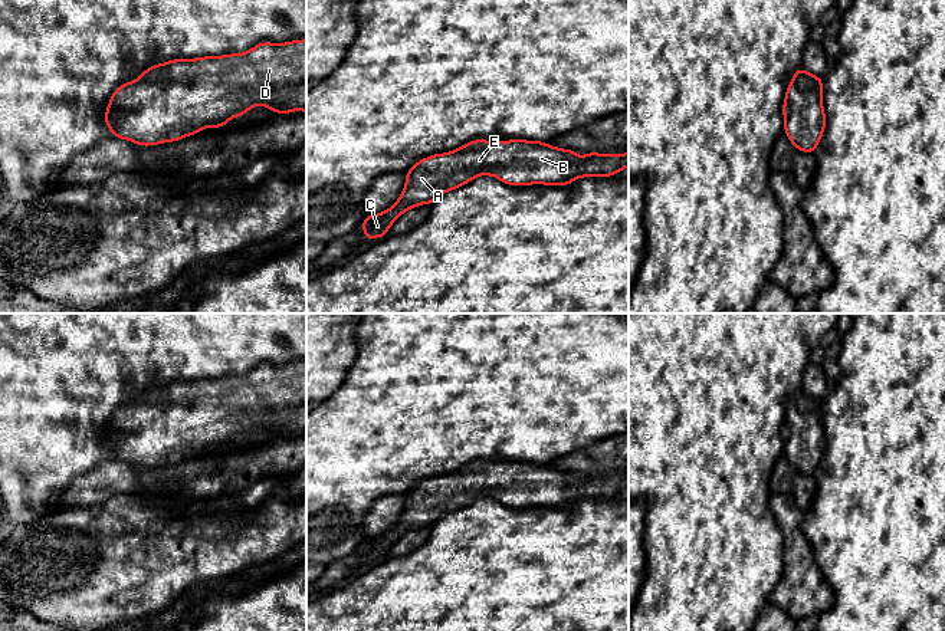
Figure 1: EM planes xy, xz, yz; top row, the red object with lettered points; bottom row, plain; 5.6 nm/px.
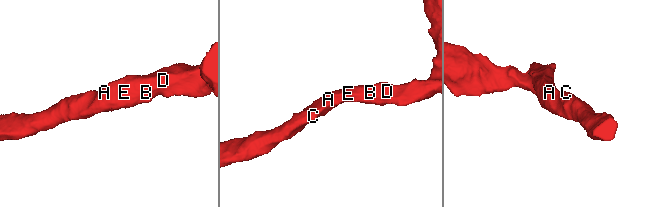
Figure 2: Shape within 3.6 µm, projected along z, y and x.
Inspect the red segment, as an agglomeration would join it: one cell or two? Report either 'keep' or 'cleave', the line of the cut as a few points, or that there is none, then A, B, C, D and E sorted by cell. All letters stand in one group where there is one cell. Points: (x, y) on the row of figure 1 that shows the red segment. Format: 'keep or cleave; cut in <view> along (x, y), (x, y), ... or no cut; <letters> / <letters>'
keep; no cut; A B C D E

